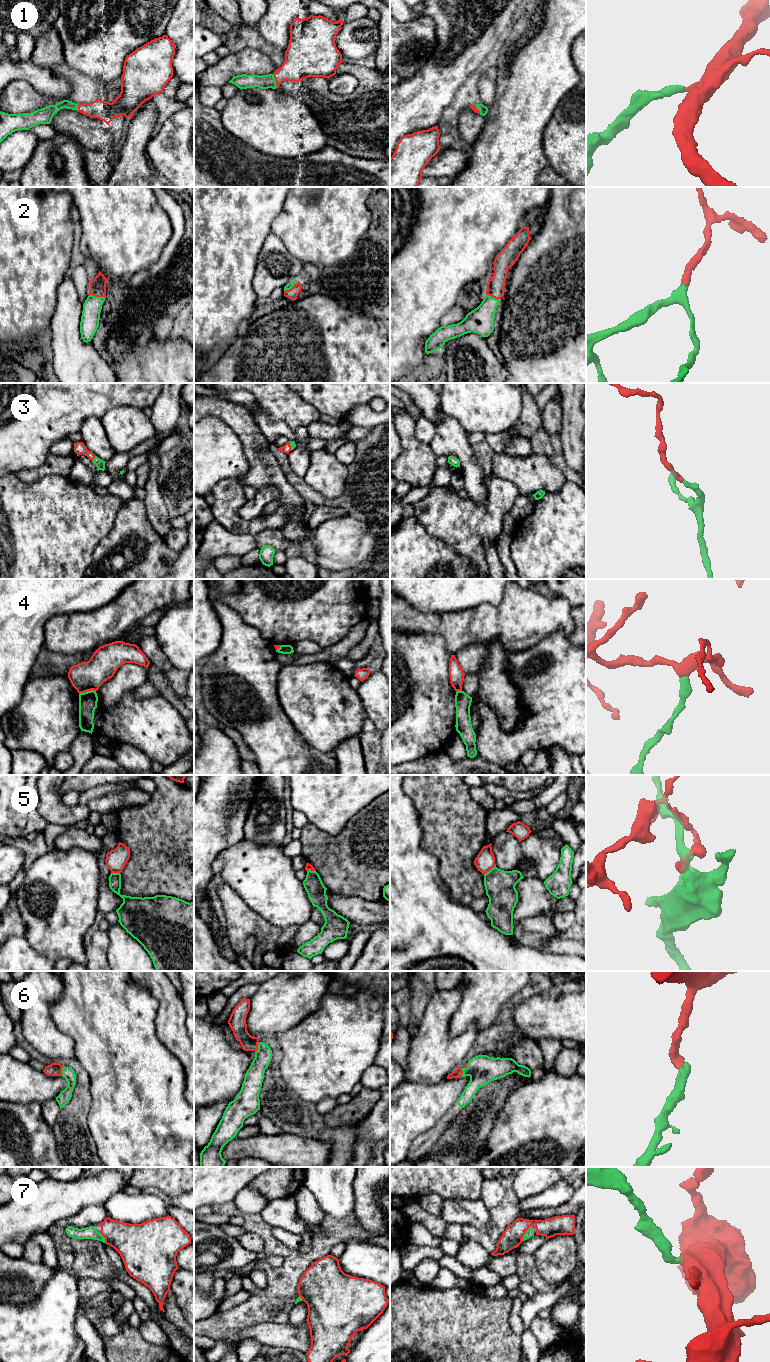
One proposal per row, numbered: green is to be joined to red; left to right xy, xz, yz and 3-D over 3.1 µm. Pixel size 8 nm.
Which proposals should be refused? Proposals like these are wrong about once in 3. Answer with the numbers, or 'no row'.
4, 5

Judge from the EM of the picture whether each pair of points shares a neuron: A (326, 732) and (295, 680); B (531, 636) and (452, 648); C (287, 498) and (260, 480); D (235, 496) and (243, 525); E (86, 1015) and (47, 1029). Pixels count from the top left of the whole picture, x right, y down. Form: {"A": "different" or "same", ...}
{"A": "same", "B": "same", "C": "same", "D": "same", "E": "different"}

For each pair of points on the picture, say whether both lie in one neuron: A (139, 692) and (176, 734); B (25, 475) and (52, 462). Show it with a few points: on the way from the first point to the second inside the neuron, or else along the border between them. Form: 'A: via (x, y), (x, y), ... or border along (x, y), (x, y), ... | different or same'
A: border along (133, 690), (138, 698), (157, 694) | different
B: via (32, 475), (38, 473), (45, 466) | same

